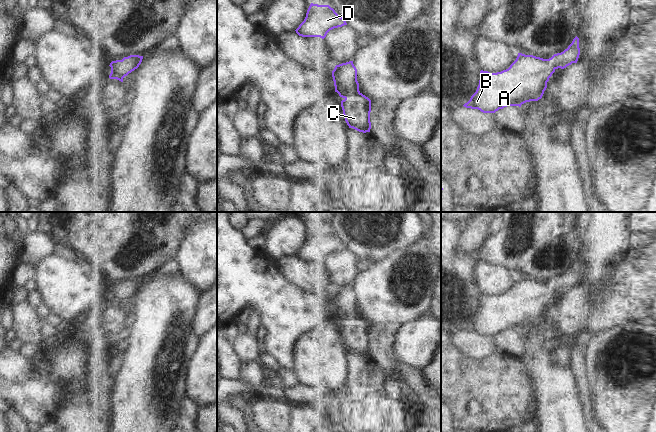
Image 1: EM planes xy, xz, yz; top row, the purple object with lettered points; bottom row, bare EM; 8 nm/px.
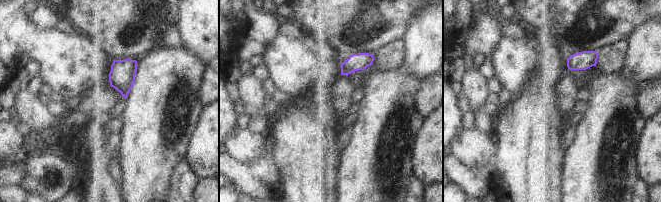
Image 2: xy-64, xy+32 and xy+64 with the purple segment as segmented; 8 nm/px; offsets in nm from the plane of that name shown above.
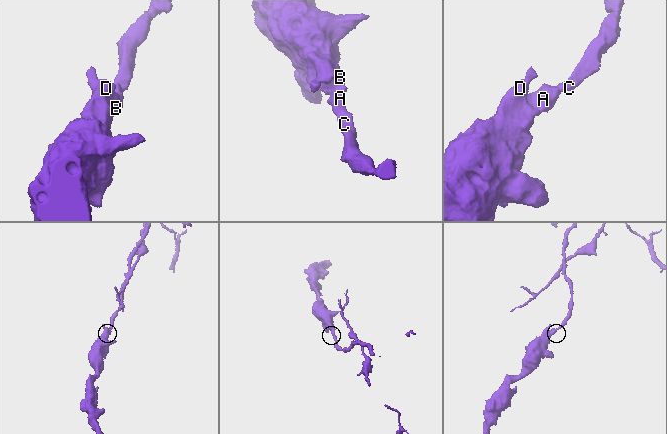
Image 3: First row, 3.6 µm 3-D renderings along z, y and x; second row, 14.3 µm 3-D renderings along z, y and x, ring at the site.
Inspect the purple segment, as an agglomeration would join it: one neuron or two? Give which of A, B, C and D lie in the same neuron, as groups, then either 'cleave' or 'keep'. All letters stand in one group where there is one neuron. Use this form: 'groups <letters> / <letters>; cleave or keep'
groups A B C D; keep

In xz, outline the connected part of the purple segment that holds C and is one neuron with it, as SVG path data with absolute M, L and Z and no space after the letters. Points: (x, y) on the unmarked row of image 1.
M353 285L336 289L332 295L335 316L343 322L341 331L349 352L370 356L371 324L359 315L357 293Z

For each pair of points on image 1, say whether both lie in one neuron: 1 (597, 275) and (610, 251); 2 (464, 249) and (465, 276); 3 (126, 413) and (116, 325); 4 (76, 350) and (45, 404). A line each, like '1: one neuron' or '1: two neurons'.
1: one neuron
2: two neurons
3: two neurons
4: two neurons

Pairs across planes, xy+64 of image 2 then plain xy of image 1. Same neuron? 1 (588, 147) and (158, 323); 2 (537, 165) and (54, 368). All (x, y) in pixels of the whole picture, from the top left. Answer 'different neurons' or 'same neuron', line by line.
1: same neuron
2: same neuron

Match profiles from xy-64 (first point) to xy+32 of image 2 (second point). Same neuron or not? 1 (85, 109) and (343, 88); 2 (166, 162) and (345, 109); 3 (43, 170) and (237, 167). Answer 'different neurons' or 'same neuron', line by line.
1: same neuron
2: different neurons
3: same neuron

